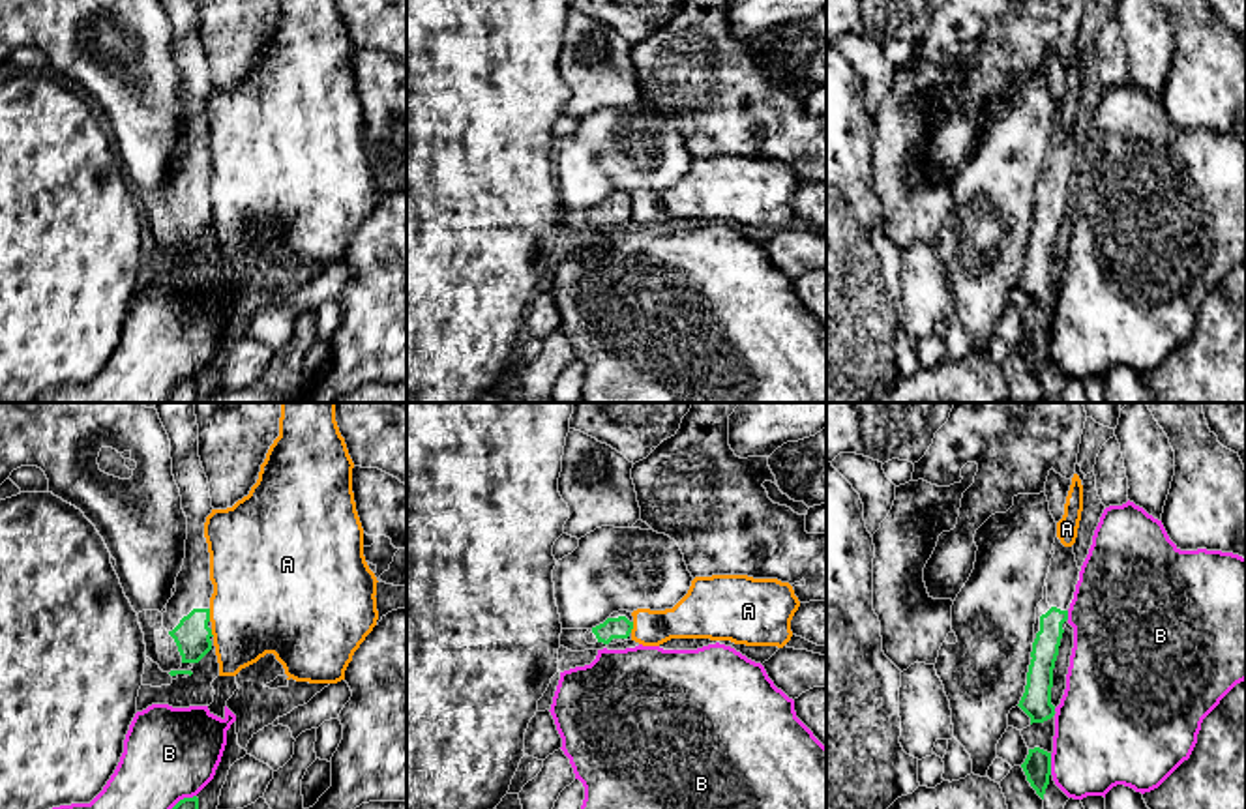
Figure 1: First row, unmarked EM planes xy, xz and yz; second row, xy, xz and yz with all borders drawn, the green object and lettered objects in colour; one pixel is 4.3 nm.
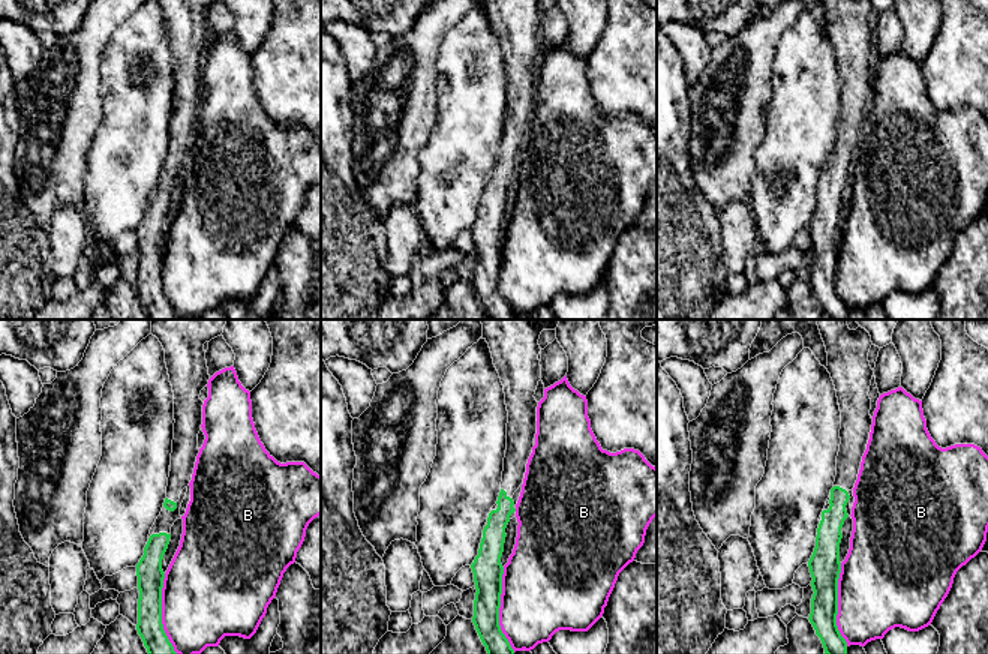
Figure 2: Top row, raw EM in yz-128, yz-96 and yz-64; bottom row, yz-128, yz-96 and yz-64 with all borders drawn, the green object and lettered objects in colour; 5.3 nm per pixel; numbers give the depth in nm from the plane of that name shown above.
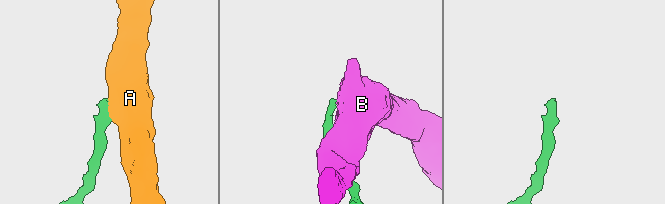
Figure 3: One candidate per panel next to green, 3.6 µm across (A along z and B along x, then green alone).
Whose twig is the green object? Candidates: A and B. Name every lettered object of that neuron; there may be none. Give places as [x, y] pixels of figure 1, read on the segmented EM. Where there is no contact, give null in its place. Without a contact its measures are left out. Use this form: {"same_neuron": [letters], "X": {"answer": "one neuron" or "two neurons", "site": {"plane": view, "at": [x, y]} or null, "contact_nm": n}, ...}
{"same_neuron": [], "A": {"answer": "two neurons", "site": {"plane": "xy", "at": [208, 615]}, "contact_nm": 60}, "B": {"answer": "two neurons", "site": {"plane": "yz", "at": [1050, 764]}, "contact_nm": 100}}

